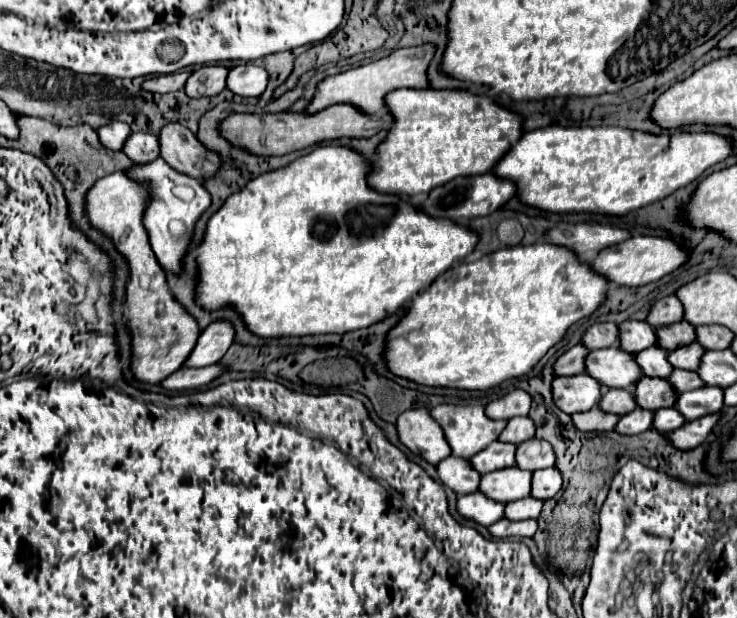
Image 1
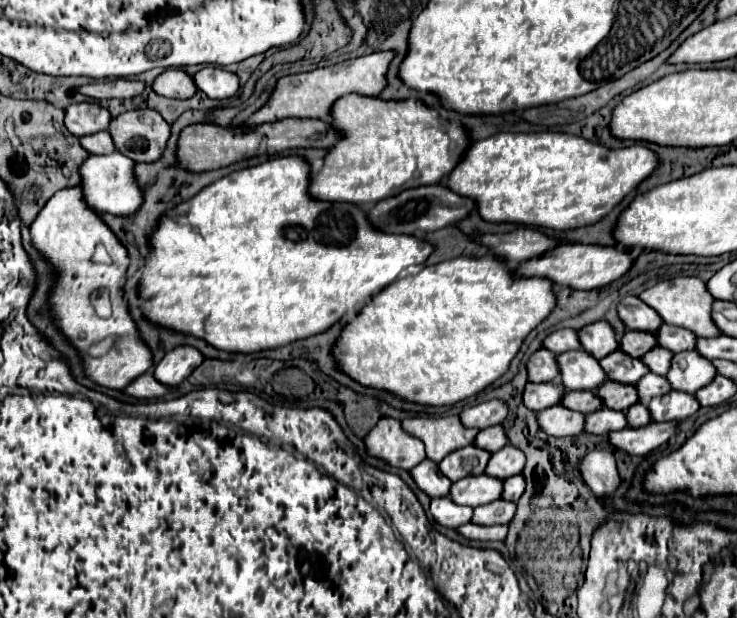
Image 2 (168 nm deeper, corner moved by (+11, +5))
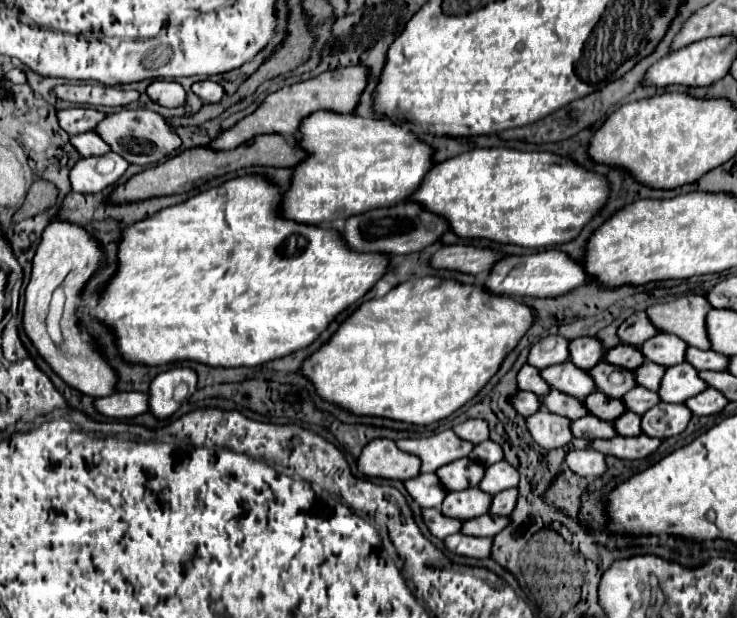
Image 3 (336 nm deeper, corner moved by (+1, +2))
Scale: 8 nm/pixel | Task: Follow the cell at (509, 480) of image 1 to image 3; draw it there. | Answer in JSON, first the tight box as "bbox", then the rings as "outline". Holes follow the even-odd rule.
{"bbox":[440,488,494,520],"outline":[[[470,488],[470,490],[462,490],[462,492],[448,492],[440,510],[446,516],[468,520],[468,518],[486,514],[486,506],[490,506],[490,498],[494,498],[494,496],[484,494],[478,488]]]}

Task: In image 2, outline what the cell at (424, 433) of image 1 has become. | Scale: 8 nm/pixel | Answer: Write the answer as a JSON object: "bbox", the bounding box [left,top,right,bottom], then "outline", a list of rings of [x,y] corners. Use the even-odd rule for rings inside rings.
{"bbox":[364,417,424,471],"outline":[[[384,417],[378,425],[364,437],[366,453],[370,457],[386,461],[390,467],[410,471],[424,461],[424,445],[416,437],[406,435],[400,427],[400,421]]]}

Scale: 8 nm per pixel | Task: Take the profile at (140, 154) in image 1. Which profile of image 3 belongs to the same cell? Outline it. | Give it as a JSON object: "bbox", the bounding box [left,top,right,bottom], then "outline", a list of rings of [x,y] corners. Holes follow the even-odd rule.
{"bbox":[70,132,110,156],"outline":[[[94,132],[72,136],[70,142],[82,156],[102,156],[110,152],[110,146],[106,146],[106,142],[102,142],[102,138],[98,138],[98,134]]]}

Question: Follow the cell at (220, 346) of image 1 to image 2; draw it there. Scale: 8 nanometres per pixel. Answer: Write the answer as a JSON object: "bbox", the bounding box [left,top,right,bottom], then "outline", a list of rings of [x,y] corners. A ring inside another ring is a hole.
{"bbox":[154,347,204,387],"outline":[[[176,347],[170,353],[166,353],[162,357],[162,361],[156,365],[154,379],[162,385],[178,387],[202,361],[204,361],[204,357],[200,351]]]}

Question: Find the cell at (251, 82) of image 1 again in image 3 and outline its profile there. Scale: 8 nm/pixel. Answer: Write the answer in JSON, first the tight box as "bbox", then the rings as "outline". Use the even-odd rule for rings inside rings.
{"bbox":[192,80,226,102],"outline":[[[214,80],[196,82],[196,84],[192,84],[192,90],[194,90],[194,94],[198,94],[204,102],[220,102],[220,100],[226,96],[224,88],[222,88],[218,82],[214,82]]]}

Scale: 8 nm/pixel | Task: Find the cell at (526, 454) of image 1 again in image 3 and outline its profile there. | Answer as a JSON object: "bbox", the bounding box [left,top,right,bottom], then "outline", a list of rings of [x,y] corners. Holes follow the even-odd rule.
{"bbox":[478,460,520,494],"outline":[[[502,460],[502,462],[496,462],[494,466],[486,468],[486,476],[478,484],[478,488],[488,494],[498,494],[506,488],[518,486],[518,482],[520,482],[518,468],[510,466],[506,460]]]}

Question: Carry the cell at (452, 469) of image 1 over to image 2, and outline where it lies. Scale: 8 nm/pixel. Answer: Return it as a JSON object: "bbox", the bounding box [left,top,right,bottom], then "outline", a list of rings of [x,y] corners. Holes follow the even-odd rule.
{"bbox":[410,459,452,497],"outline":[[[424,459],[420,465],[416,465],[410,475],[418,489],[424,491],[428,497],[446,497],[452,485],[450,479],[444,479],[444,475],[440,475],[438,465],[430,459]]]}

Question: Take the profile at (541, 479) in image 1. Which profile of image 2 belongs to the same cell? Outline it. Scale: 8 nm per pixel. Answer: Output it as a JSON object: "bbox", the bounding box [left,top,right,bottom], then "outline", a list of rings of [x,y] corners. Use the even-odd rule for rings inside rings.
{"bbox":[500,475,524,501],"outline":[[[514,475],[512,479],[504,481],[500,499],[504,499],[504,501],[518,501],[522,493],[524,493],[524,477],[522,475]]]}

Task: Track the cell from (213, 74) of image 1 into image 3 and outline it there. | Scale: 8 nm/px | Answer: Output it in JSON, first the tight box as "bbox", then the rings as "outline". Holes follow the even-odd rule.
{"bbox":[146,80,186,108],"outline":[[[154,80],[146,92],[150,100],[158,102],[160,106],[176,108],[186,102],[186,90],[176,80]]]}

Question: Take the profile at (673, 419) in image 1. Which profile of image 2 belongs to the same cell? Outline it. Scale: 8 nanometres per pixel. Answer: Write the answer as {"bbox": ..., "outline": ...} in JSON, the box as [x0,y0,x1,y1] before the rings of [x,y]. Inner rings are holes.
{"bbox":[626,403,652,427],"outline":[[[636,403],[626,411],[626,421],[628,421],[628,427],[644,427],[652,419],[648,415],[648,409],[642,403]]]}

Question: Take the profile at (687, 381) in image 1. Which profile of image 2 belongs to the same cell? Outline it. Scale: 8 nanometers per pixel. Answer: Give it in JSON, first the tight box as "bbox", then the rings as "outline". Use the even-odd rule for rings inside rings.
{"bbox":[636,373,670,405],"outline":[[[648,373],[648,375],[644,375],[644,377],[636,383],[636,391],[638,391],[638,401],[646,405],[648,399],[668,393],[670,387],[668,387],[668,381],[666,381],[664,377]]]}

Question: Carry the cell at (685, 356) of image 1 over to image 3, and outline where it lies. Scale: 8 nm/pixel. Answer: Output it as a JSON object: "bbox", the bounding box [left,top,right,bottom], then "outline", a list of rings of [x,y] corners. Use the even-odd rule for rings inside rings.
{"bbox":[636,362,666,390],"outline":[[[644,362],[638,370],[636,370],[636,382],[640,386],[646,386],[650,390],[658,390],[660,382],[662,382],[662,374],[664,374],[666,366],[658,366],[656,362]]]}

